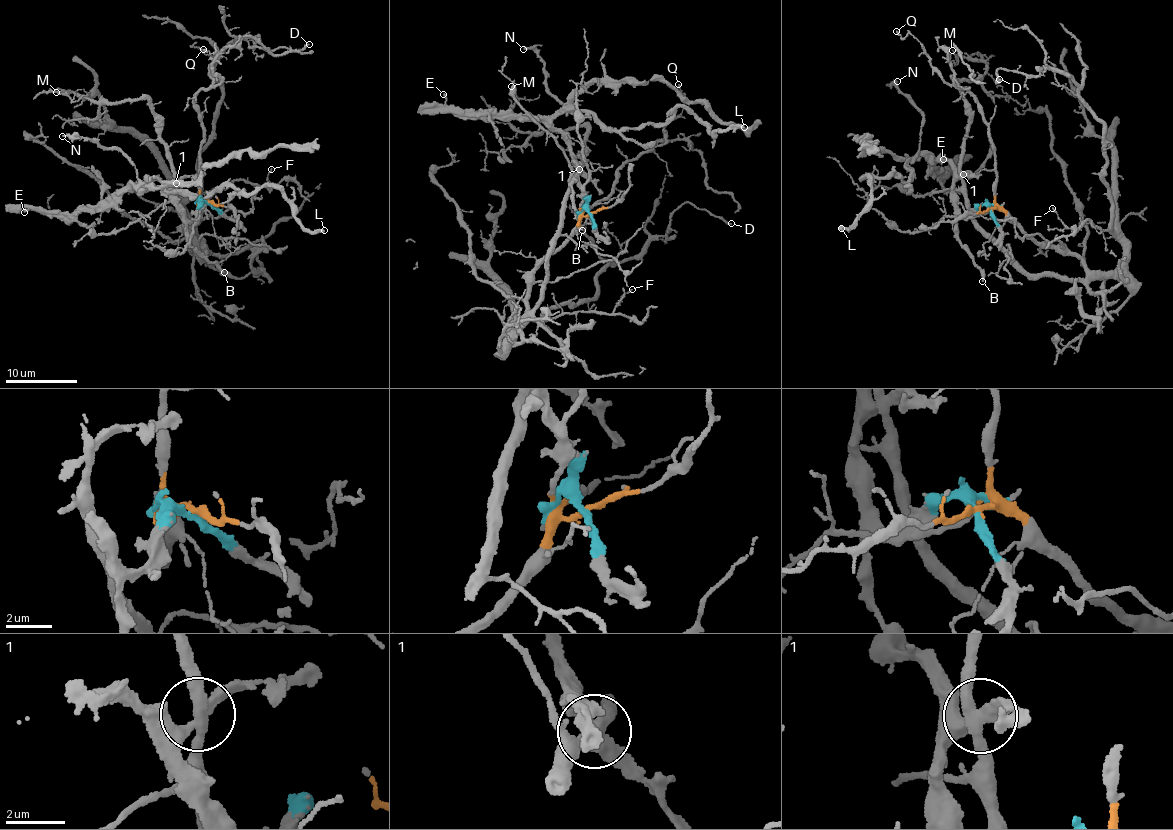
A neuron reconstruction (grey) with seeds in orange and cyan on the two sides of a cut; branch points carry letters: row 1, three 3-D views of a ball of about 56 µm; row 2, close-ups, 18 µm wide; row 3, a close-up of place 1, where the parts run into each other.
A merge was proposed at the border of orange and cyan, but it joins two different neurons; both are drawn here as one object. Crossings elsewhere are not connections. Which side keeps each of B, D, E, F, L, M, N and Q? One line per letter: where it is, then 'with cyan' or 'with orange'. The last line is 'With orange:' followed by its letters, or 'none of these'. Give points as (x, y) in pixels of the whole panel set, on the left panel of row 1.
B: (224, 272) | with cyan
D: (309, 44) | with orange
E: (24, 212) | with cyan
F: (271, 169) | with orange
L: (324, 230) | with cyan
M: (56, 92) | with orange
N: (62, 136) | with cyan
Q: (203, 49) | with orange
With orange: D, F, M, Q

